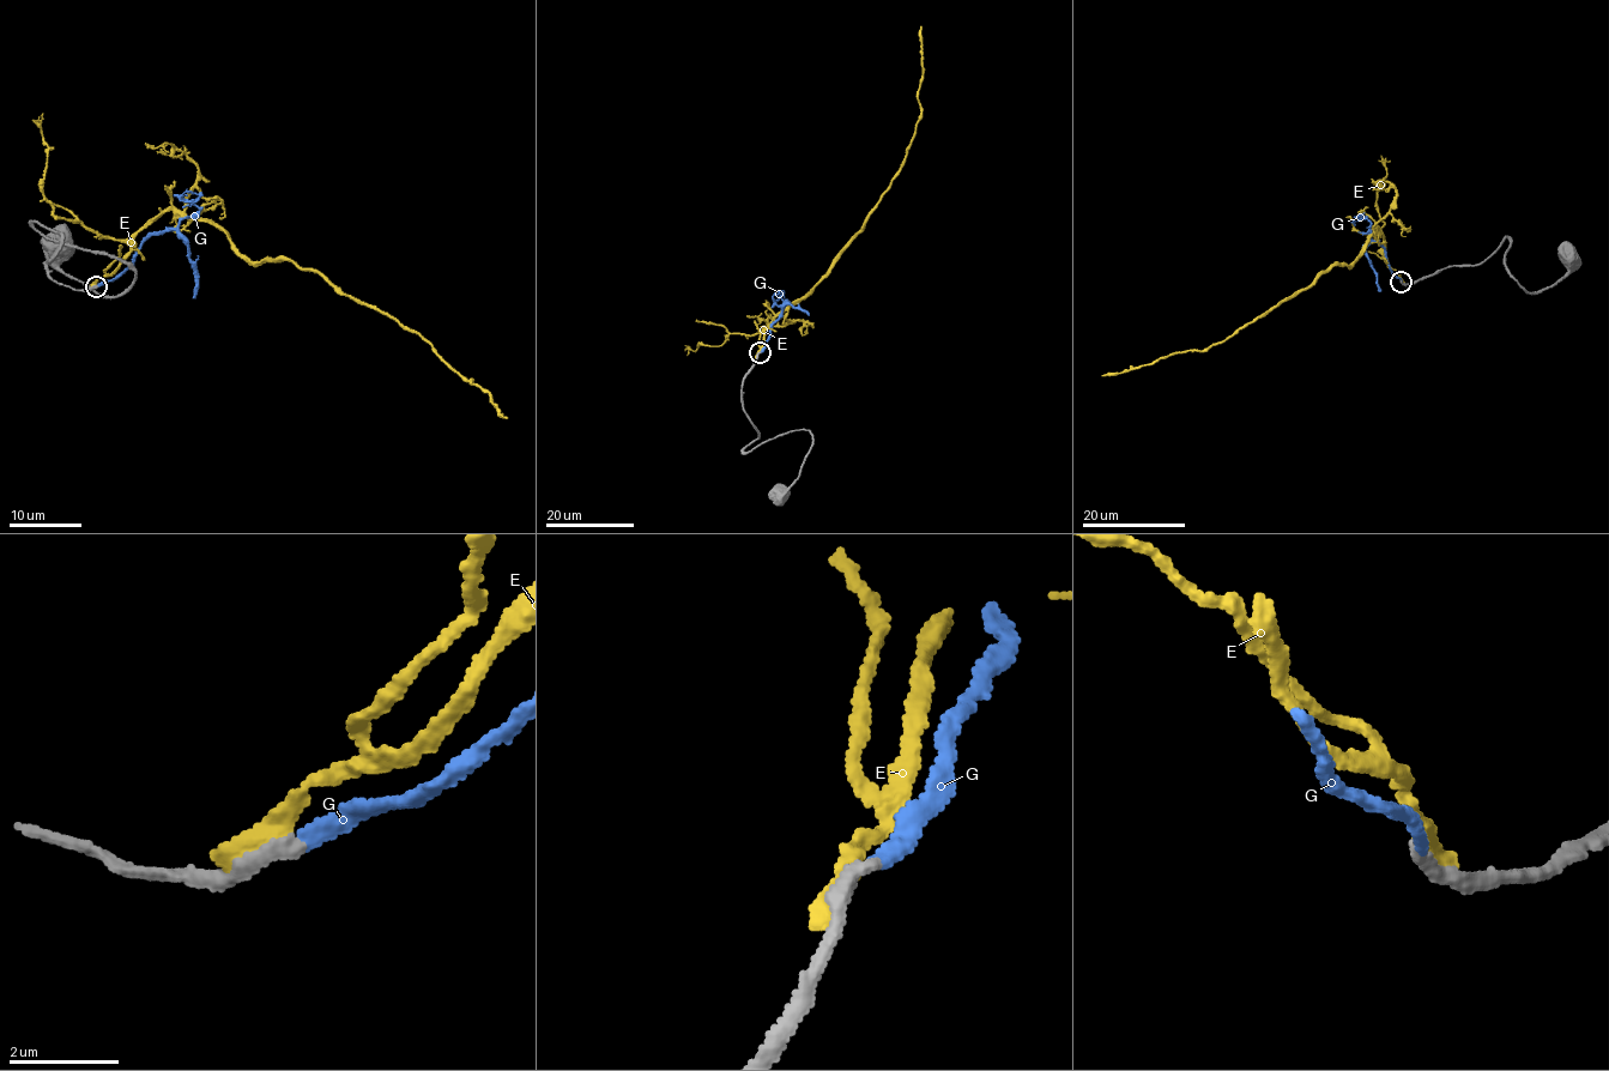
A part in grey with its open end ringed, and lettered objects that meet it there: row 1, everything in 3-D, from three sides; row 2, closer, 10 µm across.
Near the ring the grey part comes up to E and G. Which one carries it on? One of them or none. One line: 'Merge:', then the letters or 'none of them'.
Merge: G

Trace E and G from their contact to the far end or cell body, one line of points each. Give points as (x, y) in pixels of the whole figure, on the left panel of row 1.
E: (90, 289), (165, 210), (205, 218), (250, 261), (312, 268), (424, 338), (488, 391), (507, 418)
G: (98, 286), (132, 264), (140, 242), (150, 235), (171, 230), (199, 209), (180, 197), (192, 199)

